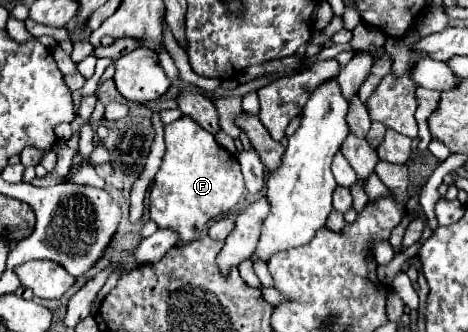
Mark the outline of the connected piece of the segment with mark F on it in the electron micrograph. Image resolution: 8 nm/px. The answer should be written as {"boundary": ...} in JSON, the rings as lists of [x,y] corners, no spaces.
{"boundary":[[[182,116],[180,120],[166,124],[166,154],[156,178],[150,186],[150,218],[158,228],[172,228],[182,242],[192,242],[200,238],[206,224],[214,218],[228,214],[244,194],[244,180],[238,160],[224,150],[210,132],[204,132],[192,118]]]}

